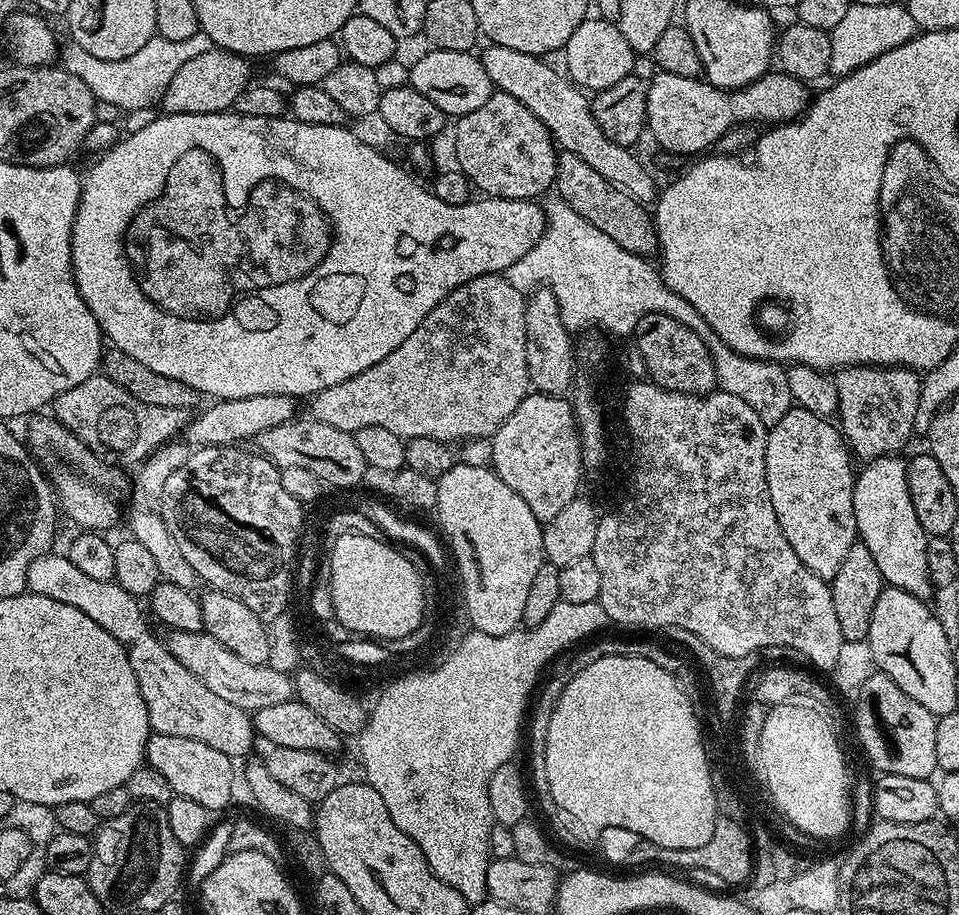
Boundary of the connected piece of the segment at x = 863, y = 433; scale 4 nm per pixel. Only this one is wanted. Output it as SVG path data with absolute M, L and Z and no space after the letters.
M857 366L839 369L834 381L838 390L838 427L851 455L867 462L899 453L918 423L921 377L911 368Z

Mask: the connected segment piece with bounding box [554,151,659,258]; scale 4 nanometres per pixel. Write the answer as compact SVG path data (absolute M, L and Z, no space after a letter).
M561 151L557 155L554 188L557 196L576 214L597 227L602 234L609 235L624 250L646 258L659 249L656 225L651 211L621 187L606 180L576 154Z

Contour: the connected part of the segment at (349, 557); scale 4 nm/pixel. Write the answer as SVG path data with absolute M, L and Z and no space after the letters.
M344 534L334 542L334 550L327 553L335 617L350 633L361 632L364 638L370 634L400 636L408 628L416 628L416 620L420 620L420 585L424 580L398 549L375 535Z

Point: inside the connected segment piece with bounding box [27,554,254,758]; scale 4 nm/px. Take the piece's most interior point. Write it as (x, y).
(176, 703)

